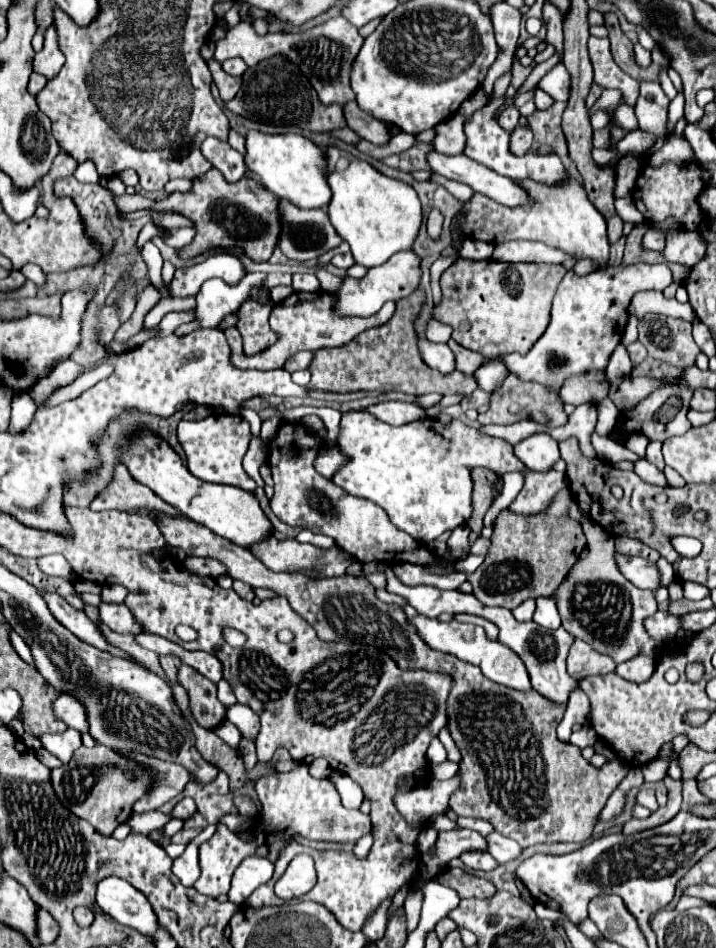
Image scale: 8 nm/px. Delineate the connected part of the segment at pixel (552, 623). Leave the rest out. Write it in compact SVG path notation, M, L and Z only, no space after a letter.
M551 596L537 600L537 610L535 610L533 622L537 622L539 626L543 626L547 630L555 630L561 626L561 618L559 618L559 612L555 610L555 602L551 602Z

